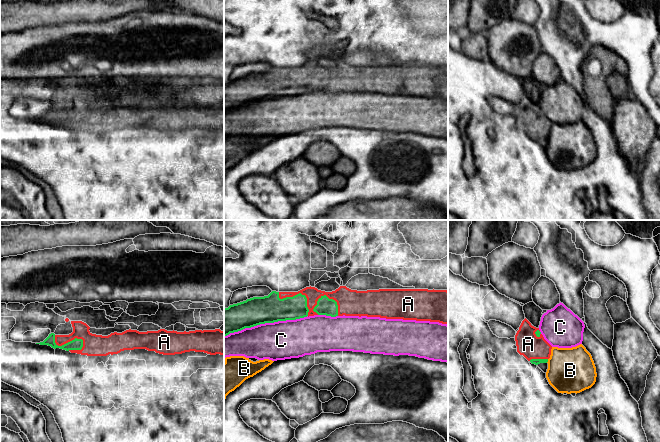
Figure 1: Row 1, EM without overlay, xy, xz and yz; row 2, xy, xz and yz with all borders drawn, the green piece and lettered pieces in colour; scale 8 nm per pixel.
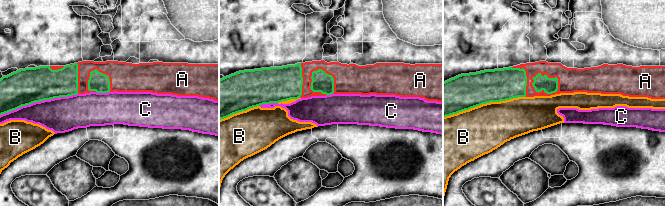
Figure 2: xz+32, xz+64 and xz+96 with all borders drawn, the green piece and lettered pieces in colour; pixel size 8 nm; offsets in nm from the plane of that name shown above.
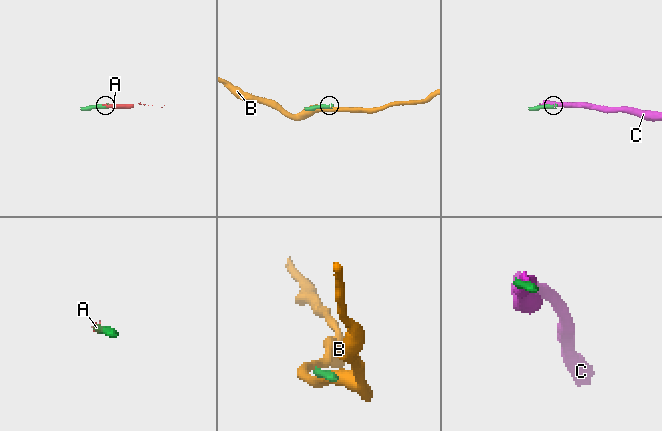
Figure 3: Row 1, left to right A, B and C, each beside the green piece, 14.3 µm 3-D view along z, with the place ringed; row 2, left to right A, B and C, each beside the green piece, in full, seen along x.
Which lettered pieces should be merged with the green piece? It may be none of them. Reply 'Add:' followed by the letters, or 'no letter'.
Add: A

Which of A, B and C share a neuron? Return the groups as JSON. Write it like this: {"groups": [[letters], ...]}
{"groups": [["A"], ["B"], ["C"]]}

